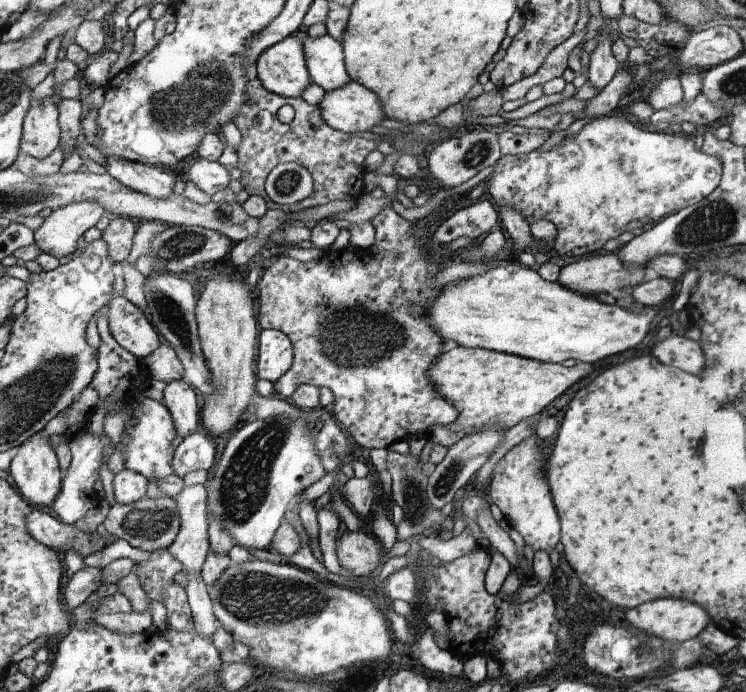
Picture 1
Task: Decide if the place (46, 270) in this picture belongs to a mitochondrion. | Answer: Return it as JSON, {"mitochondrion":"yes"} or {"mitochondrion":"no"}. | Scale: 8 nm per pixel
{"mitochondrion":"no"}

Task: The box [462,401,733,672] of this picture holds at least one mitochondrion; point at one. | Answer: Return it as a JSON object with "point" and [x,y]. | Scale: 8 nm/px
{"point":[646,650]}

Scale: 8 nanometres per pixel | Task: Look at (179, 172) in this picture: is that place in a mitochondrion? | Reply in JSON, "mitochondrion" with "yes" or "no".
{"mitochondrion":"no"}

